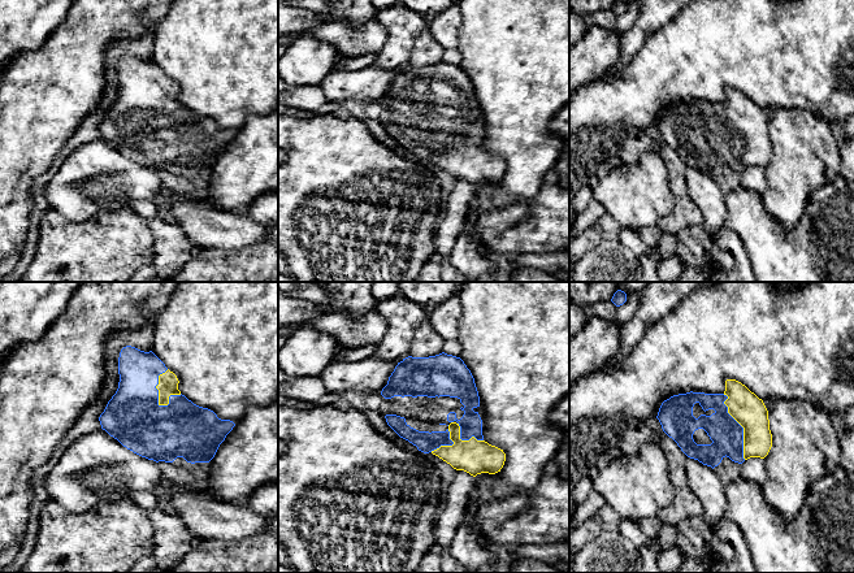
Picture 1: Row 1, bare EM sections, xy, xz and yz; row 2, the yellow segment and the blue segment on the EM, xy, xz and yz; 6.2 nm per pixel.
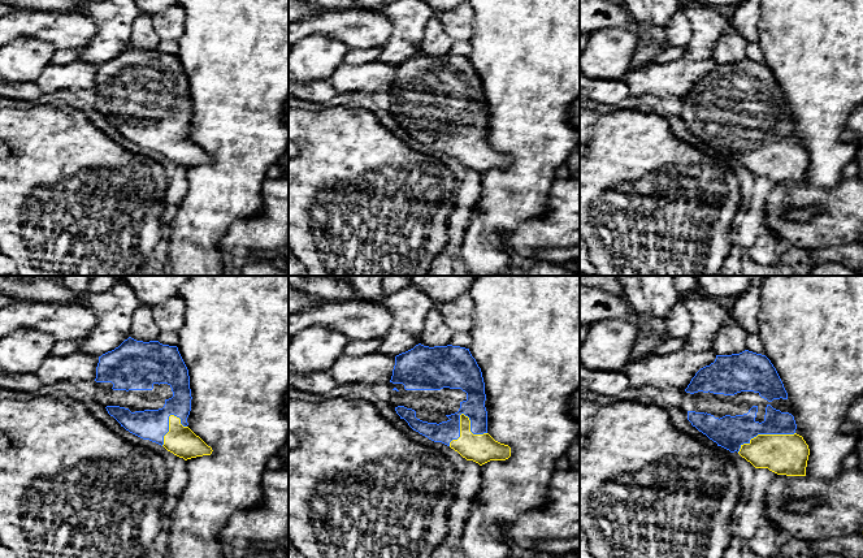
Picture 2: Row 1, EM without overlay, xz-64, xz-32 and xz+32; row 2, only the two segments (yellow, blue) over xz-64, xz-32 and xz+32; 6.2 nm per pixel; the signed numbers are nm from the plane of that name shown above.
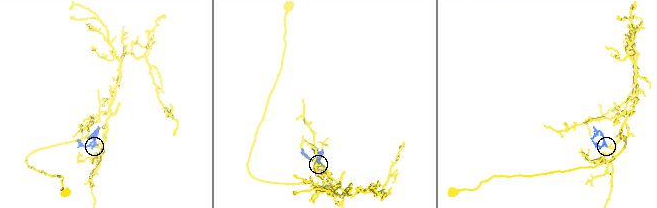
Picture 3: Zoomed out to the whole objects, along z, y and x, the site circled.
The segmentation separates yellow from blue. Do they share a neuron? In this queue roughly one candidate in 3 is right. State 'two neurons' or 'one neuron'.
one neuron

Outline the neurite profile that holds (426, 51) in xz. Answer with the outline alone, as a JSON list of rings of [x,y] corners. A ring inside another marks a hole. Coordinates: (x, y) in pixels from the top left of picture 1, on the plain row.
[[[425,29],[417,36],[415,43],[409,65],[412,66],[429,66],[442,62],[443,45],[441,45],[430,34],[428,29]]]

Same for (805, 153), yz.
[[[779,109],[768,121],[772,156],[764,166],[766,188],[762,200],[766,210],[784,229],[793,229],[806,212],[811,195],[840,175],[838,142],[831,123],[810,110]]]

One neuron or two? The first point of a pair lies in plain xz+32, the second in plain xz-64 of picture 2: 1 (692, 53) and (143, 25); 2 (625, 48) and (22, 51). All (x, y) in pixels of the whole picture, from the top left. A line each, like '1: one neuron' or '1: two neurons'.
1: two neurons
2: one neuron

